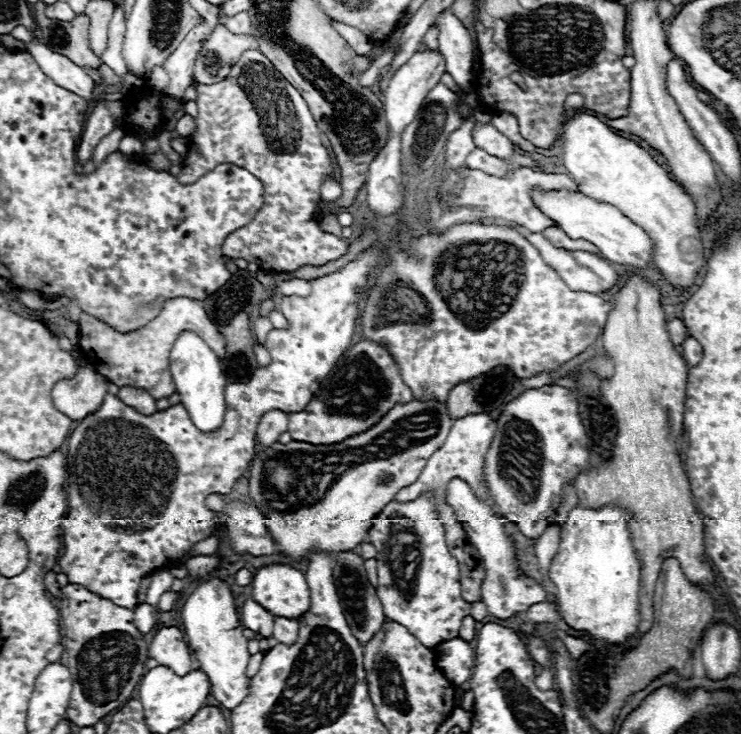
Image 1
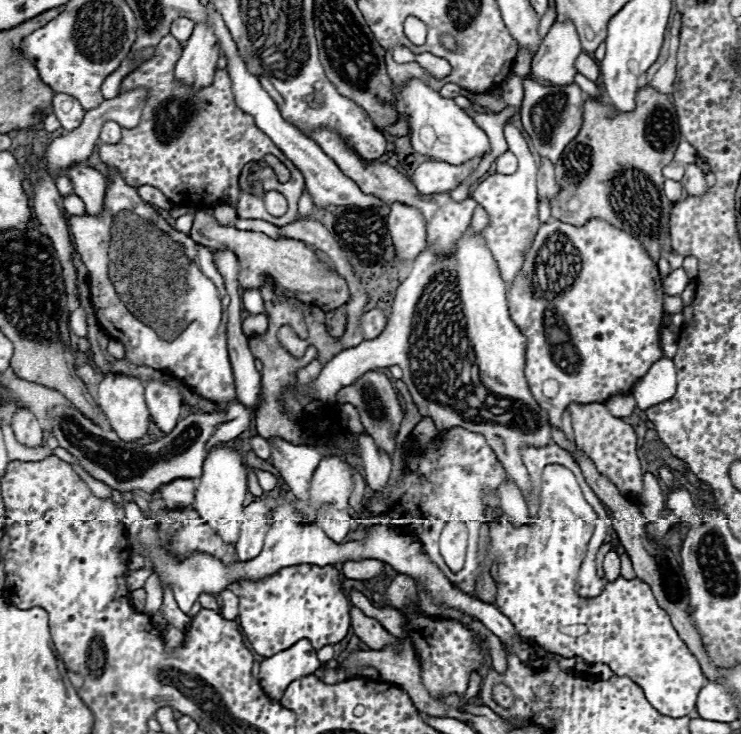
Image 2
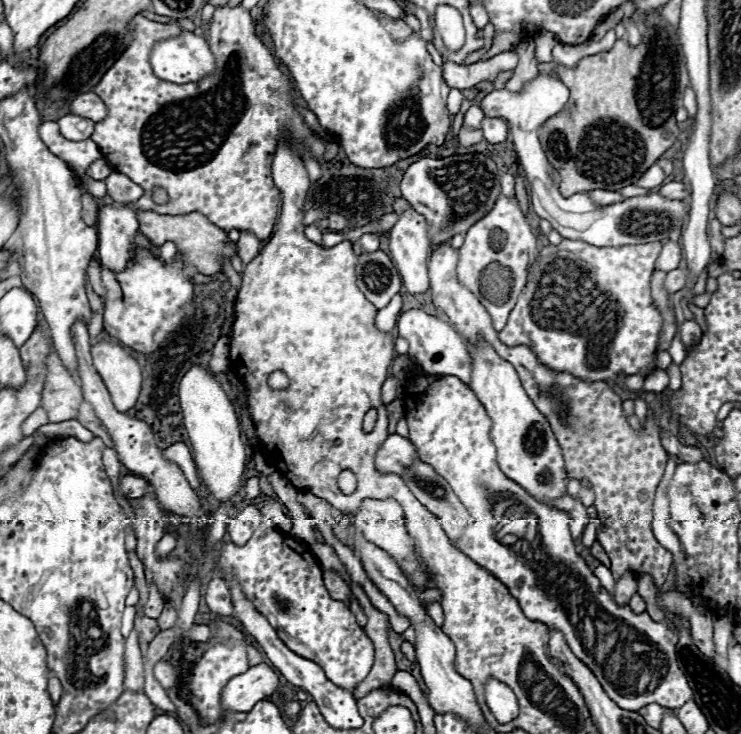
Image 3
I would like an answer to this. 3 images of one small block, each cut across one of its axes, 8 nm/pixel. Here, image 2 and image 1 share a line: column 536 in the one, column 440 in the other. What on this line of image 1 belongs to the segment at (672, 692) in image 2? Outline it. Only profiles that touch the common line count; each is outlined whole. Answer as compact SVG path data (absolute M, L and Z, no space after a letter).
M422 494L412 502L390 502L378 518L374 518L368 540L376 546L378 554L378 586L376 594L384 608L384 616L390 622L398 622L406 626L424 646L436 648L446 642L446 638L456 638L460 634L460 626L464 616L470 616L470 604L460 594L460 568L456 558L450 554L446 544L446 524L442 522L436 500L432 494Z

